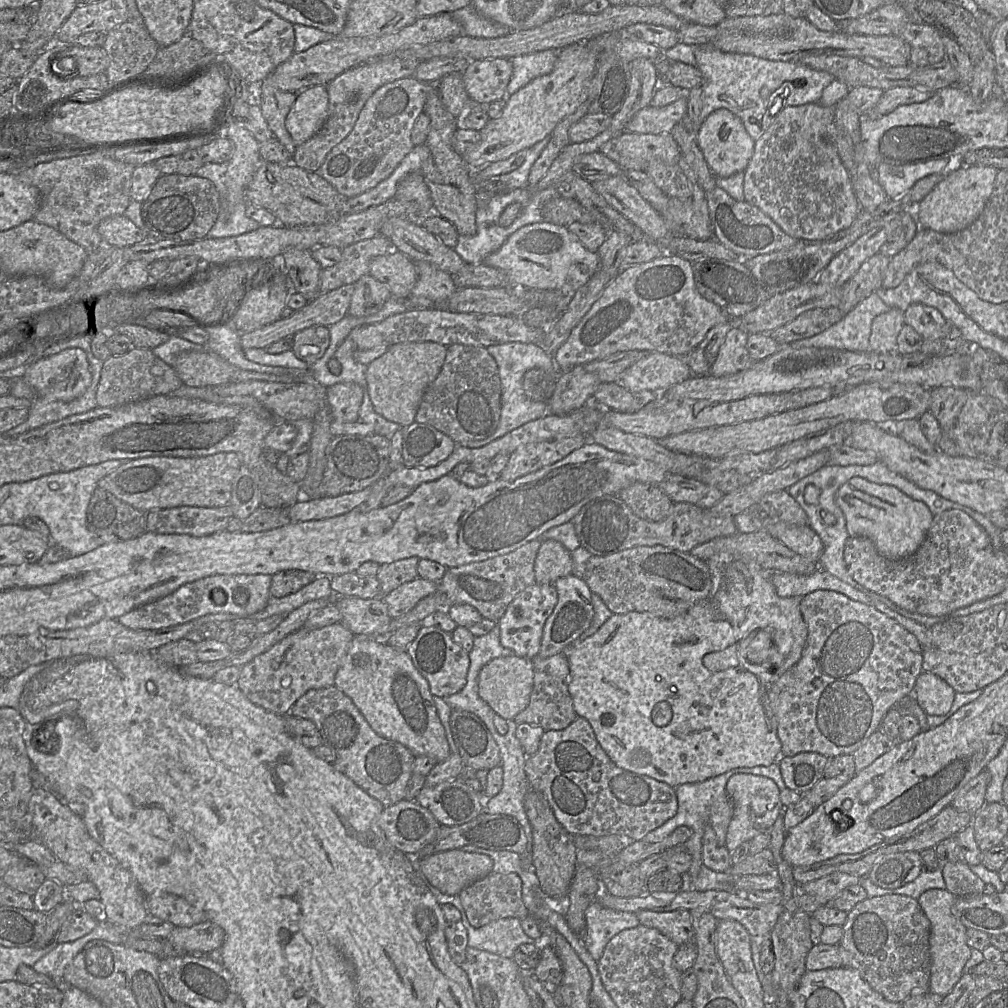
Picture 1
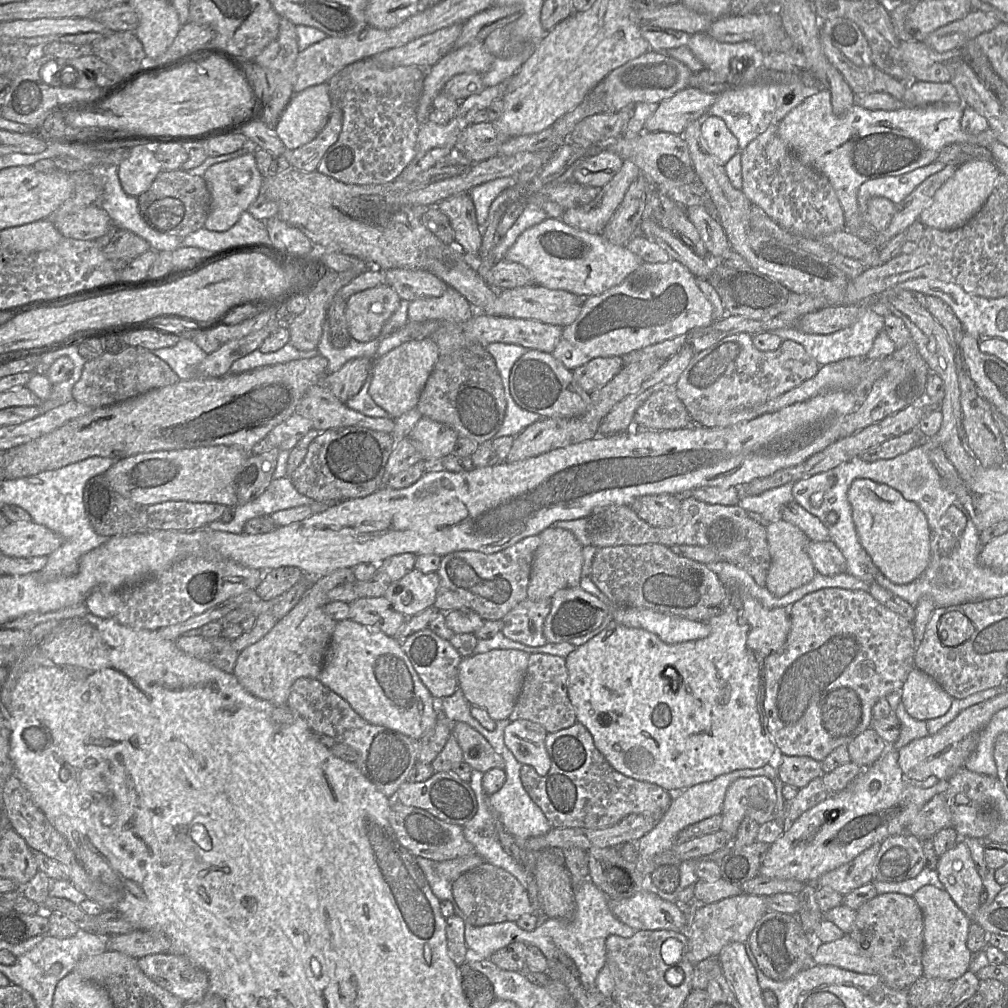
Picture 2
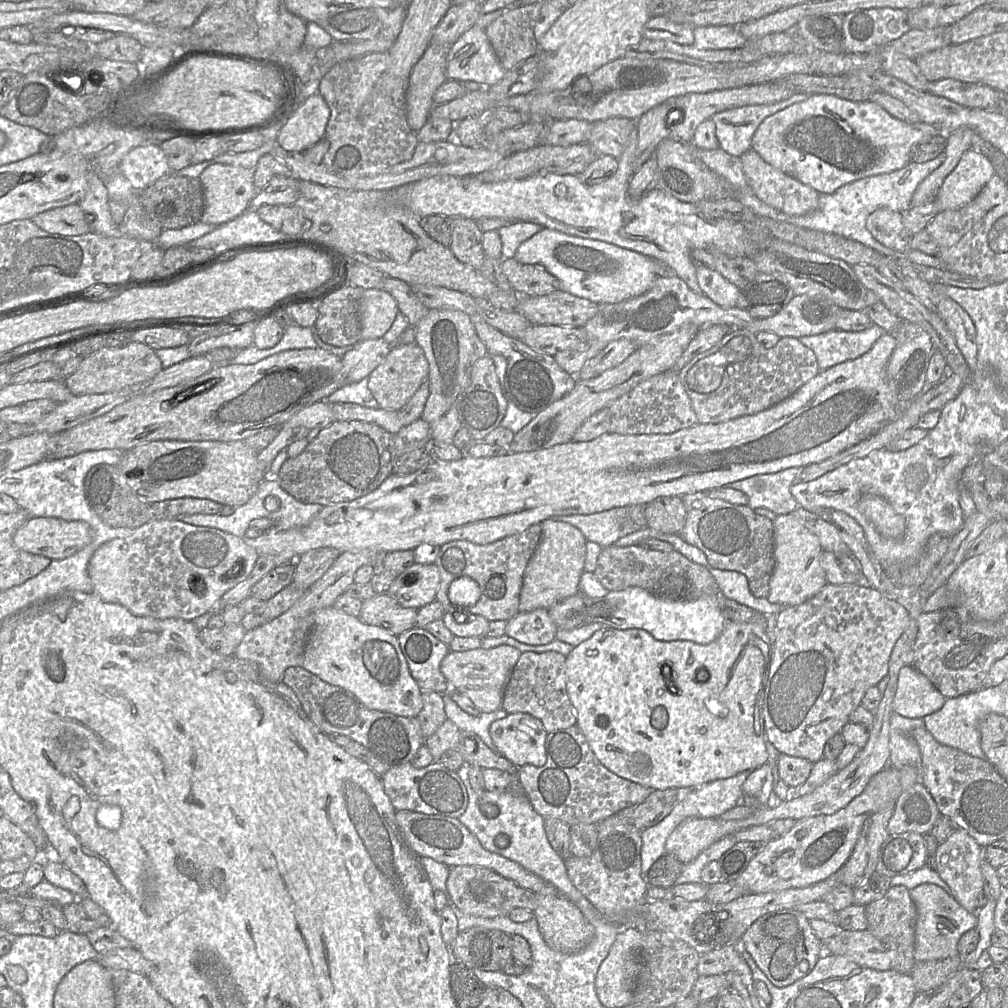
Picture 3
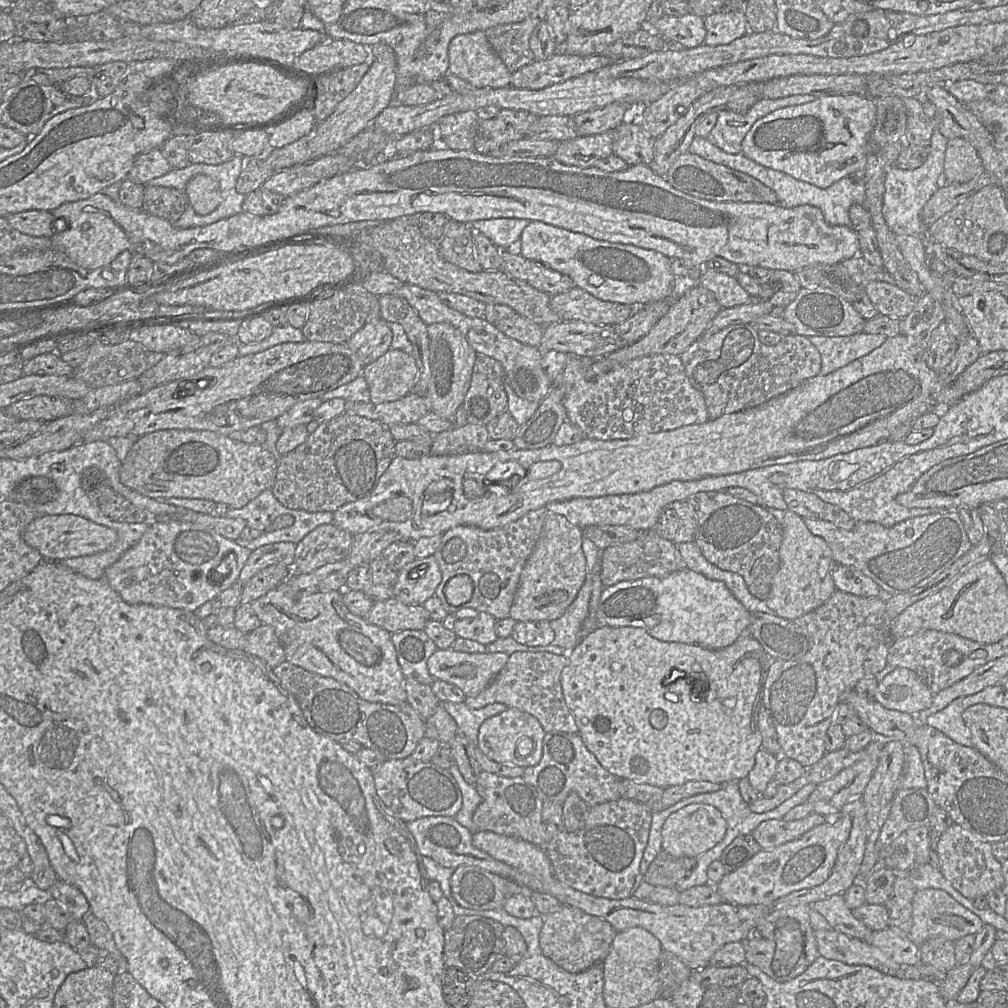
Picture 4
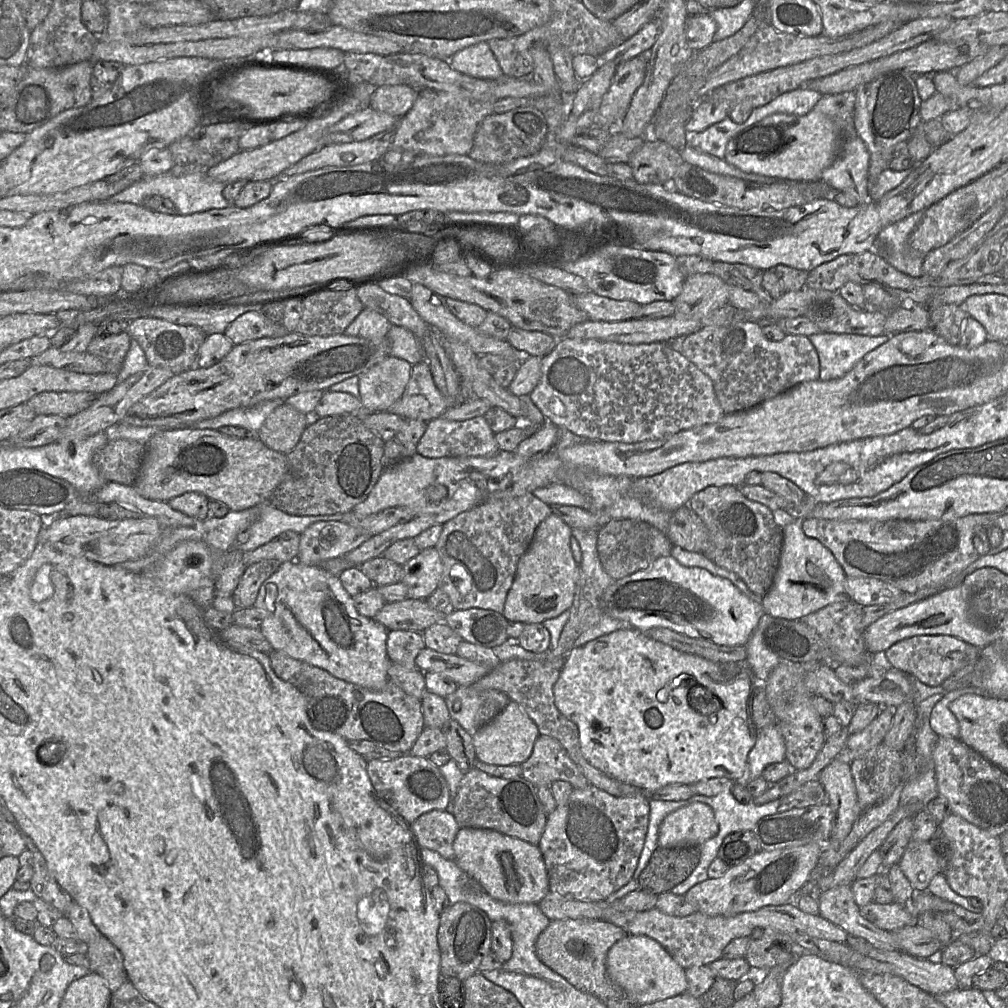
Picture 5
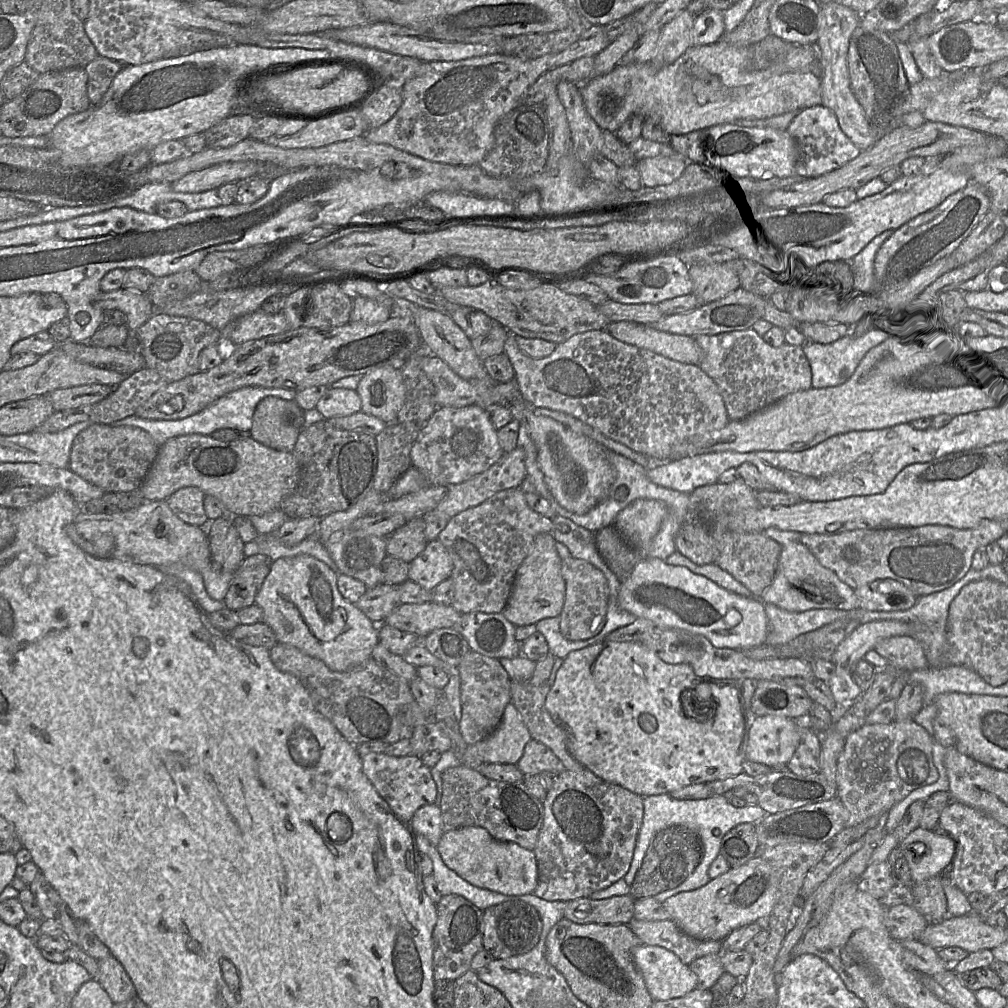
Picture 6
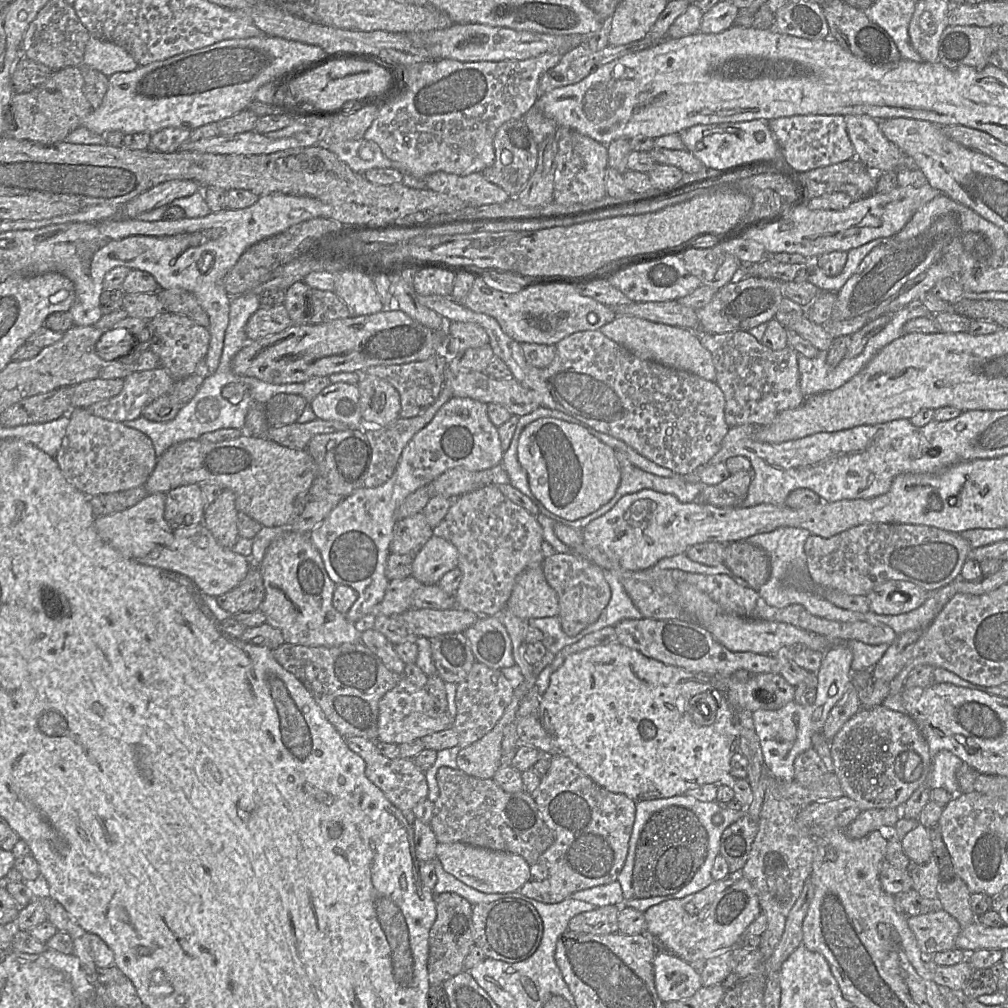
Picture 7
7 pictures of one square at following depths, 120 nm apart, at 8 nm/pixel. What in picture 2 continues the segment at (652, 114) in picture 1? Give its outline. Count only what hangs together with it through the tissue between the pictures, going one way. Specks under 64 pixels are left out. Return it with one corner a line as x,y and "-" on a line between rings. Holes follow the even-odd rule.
689,86
659,103
654,114
646,121
643,133
668,132
678,135
678,132
682,131
682,136
690,122
702,119
707,114
708,109
716,101
717,96
716,94
706,93

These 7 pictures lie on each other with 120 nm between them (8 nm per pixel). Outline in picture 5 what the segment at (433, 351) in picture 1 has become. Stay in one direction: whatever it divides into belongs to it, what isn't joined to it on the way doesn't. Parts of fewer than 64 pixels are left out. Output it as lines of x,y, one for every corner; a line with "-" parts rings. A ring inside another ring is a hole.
387,356
359,375
359,400
366,412
386,412
404,394
413,365

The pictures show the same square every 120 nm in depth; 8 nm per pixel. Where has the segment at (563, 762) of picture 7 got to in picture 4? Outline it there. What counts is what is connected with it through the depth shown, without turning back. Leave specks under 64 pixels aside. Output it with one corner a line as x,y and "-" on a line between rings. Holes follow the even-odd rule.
630,799
590,807
580,830
561,831
544,846
555,878
570,888
596,897
612,900
633,897
643,881
639,868
651,821
652,812
647,806

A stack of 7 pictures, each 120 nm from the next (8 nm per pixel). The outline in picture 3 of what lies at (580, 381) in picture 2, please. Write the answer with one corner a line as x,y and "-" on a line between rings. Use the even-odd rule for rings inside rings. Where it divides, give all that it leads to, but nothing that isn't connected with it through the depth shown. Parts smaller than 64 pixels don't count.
628,339
614,340
594,358
587,360
576,377
582,380
594,378
604,371
621,364
636,348
637,346

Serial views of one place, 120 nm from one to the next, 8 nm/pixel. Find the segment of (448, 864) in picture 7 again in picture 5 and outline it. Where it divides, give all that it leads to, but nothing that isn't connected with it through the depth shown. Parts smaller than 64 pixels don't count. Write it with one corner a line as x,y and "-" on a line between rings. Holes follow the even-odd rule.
460,828
453,850
458,867
497,901
538,904
549,893
547,871
537,845
487,828

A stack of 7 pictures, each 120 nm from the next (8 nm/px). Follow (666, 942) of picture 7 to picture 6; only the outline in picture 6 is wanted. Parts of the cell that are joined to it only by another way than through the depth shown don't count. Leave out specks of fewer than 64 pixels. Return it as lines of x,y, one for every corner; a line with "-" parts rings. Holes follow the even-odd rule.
759,856
746,864
730,868
706,885
681,892
662,902
678,928
688,936
702,941
723,941
732,931
753,923
767,930
767,917
777,898
779,870

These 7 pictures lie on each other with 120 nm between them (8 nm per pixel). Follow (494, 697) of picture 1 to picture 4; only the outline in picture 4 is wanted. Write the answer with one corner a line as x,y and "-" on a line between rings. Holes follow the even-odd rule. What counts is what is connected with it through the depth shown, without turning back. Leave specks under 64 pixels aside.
437,649
427,660
430,675
458,687
466,697
483,691
505,666
509,655
496,653
465,653

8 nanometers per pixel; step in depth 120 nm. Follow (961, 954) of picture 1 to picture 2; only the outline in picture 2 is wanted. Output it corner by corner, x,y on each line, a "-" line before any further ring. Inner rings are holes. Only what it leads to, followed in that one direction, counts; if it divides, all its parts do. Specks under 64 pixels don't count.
925,885
912,897
924,917
923,975
948,981
957,980
969,970
974,956
966,944
972,921
954,903
946,890
942,891
932,885

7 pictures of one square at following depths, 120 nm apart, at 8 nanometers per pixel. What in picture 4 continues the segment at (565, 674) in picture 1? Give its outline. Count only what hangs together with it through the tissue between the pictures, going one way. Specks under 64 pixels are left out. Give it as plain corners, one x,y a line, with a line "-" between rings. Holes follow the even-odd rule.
515,652
509,655
505,666
489,685
478,695
466,697
464,703
472,709
502,703
508,708
517,708
534,716
546,733
578,733
575,718
565,703
561,688
560,677
567,664
568,653
557,655
548,652

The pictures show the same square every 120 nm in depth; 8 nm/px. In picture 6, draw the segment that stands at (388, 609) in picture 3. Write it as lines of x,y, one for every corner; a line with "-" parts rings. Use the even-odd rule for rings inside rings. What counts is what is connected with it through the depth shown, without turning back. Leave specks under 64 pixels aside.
430,601
421,604
399,604
383,623
423,639
436,629
453,628
460,618
461,613
451,605

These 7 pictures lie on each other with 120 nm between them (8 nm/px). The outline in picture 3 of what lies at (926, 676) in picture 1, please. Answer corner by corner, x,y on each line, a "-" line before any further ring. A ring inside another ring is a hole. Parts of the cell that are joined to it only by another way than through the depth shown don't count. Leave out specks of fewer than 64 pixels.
903,666
898,674
893,712
918,719
940,710
946,698
932,682
912,666

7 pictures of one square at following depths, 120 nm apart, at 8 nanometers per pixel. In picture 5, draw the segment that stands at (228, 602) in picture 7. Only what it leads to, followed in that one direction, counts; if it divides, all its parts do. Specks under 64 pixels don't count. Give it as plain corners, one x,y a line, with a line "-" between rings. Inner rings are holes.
268,559
247,566
232,594
235,607
253,607
260,586
277,571
280,565
281,562
276,559

